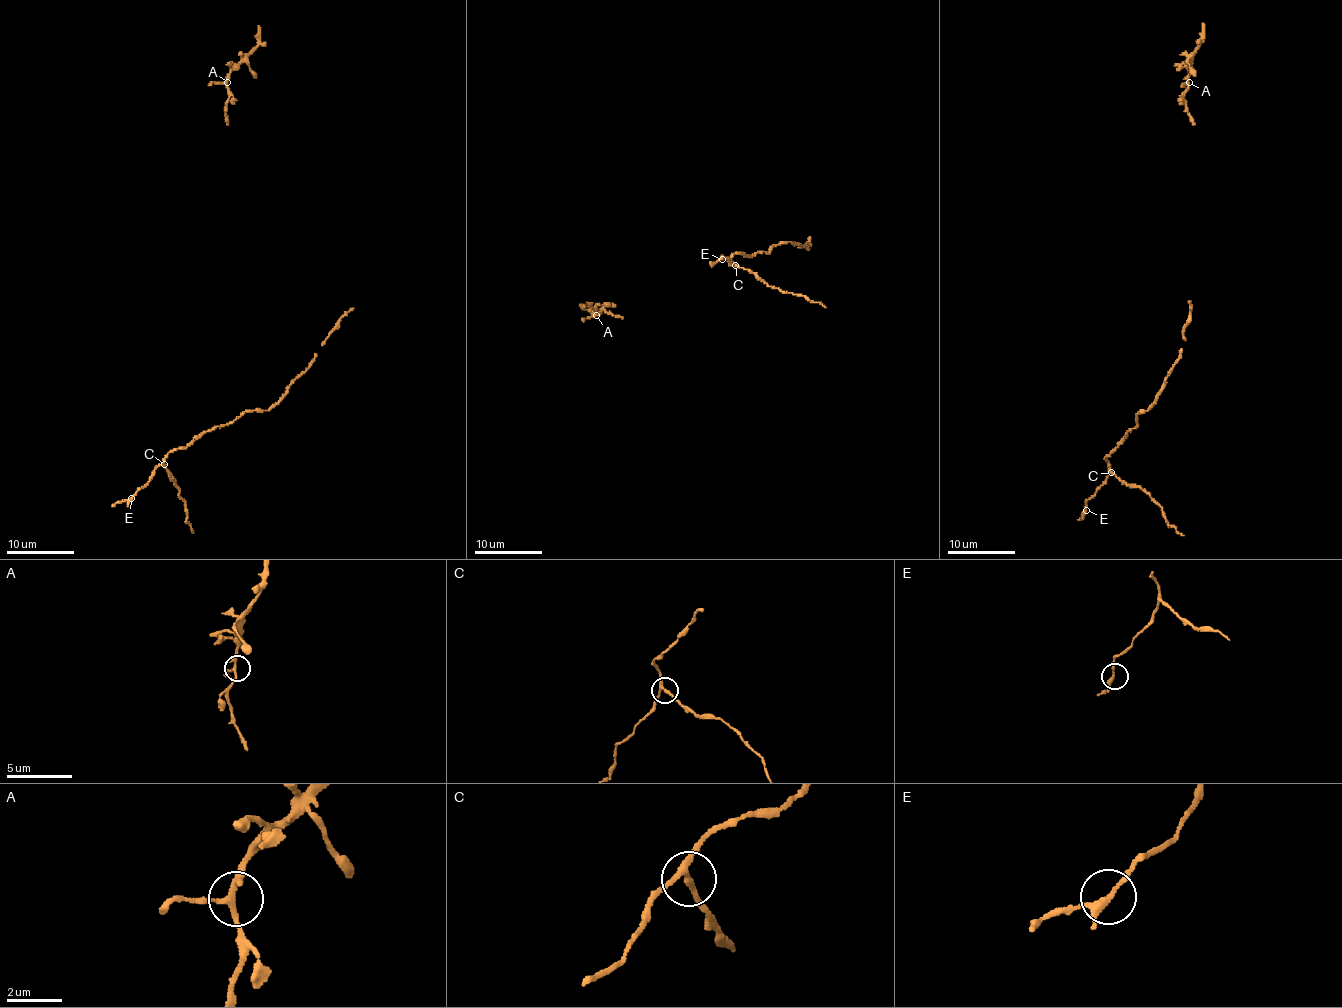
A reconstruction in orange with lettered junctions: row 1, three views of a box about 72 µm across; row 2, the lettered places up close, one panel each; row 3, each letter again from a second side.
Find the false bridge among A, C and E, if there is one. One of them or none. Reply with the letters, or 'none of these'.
C

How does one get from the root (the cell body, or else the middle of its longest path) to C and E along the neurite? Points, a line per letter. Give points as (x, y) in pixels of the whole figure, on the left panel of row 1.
C: (328, 333), (308, 367), (268, 410), (246, 412), (226, 425), (204, 431), (184, 447), (168, 454), (164, 464)
E: (328, 333), (308, 367), (268, 410), (246, 412), (226, 425), (201, 433), (184, 447), (175, 449), (131, 498)

